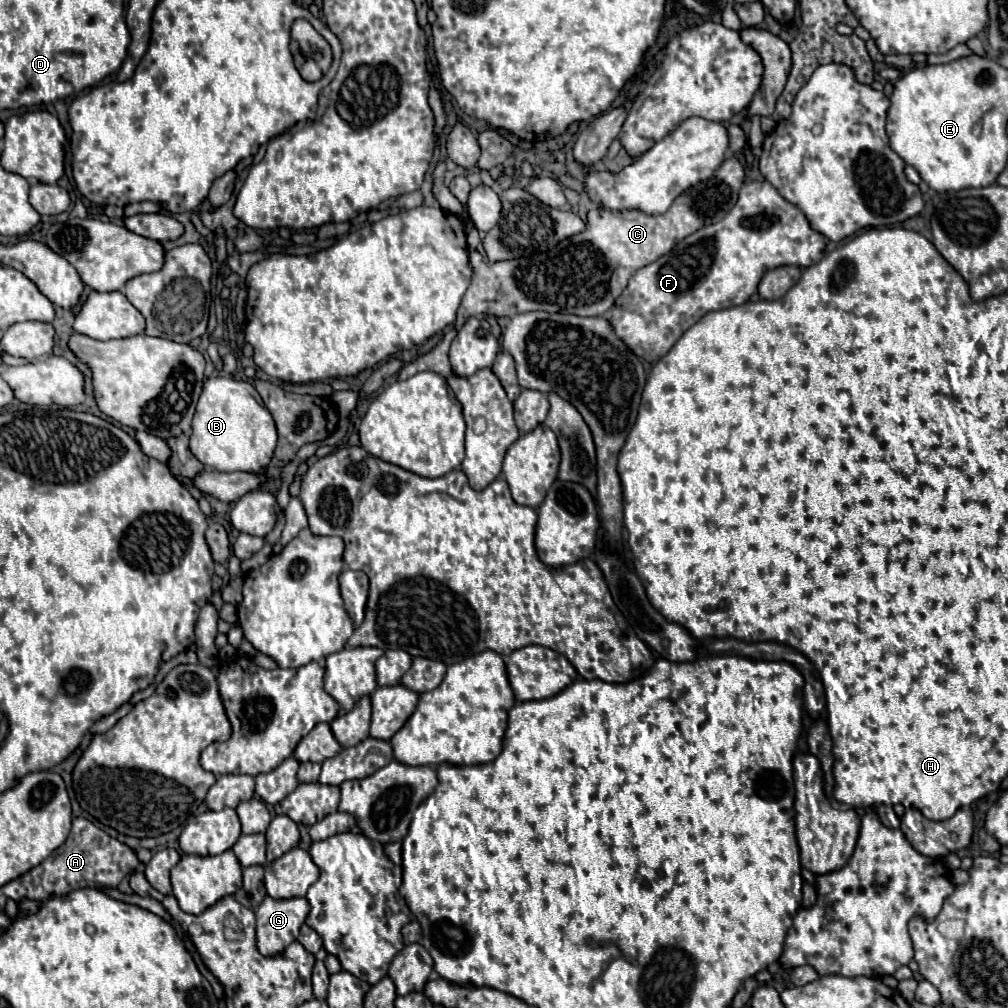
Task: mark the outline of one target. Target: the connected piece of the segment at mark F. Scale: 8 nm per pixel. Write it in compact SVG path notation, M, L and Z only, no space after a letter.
M768 180L746 182L740 190L736 206L724 216L724 220L696 230L694 234L678 242L668 254L640 268L630 278L626 290L610 310L610 322L612 326L616 326L616 334L620 334L620 338L636 356L644 358L646 362L658 362L658 358L662 358L676 344L676 340L704 314L748 302L748 298L756 294L756 286L764 272L780 266L814 266L822 260L824 248L826 238L816 232L804 212L788 202Z

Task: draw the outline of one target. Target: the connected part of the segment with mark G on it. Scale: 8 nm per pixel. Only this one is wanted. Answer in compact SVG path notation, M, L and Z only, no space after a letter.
M266 896L256 908L256 942L262 956L282 954L300 932L310 912L306 898L274 900Z

